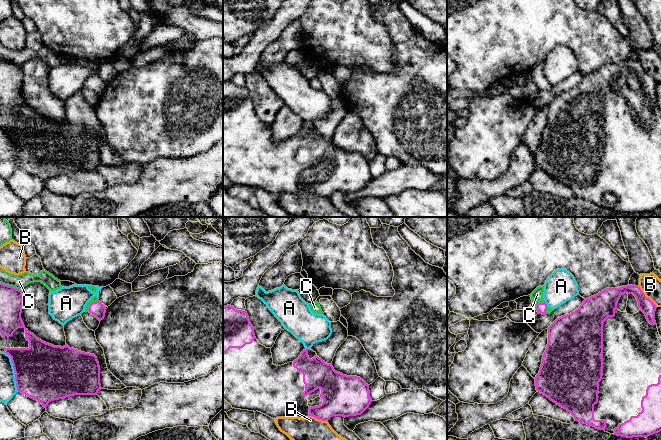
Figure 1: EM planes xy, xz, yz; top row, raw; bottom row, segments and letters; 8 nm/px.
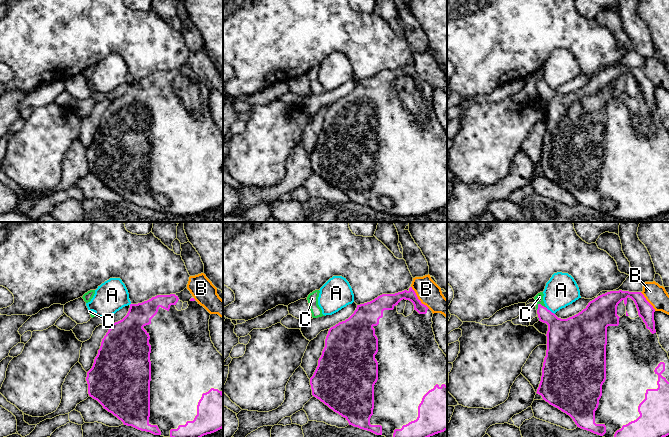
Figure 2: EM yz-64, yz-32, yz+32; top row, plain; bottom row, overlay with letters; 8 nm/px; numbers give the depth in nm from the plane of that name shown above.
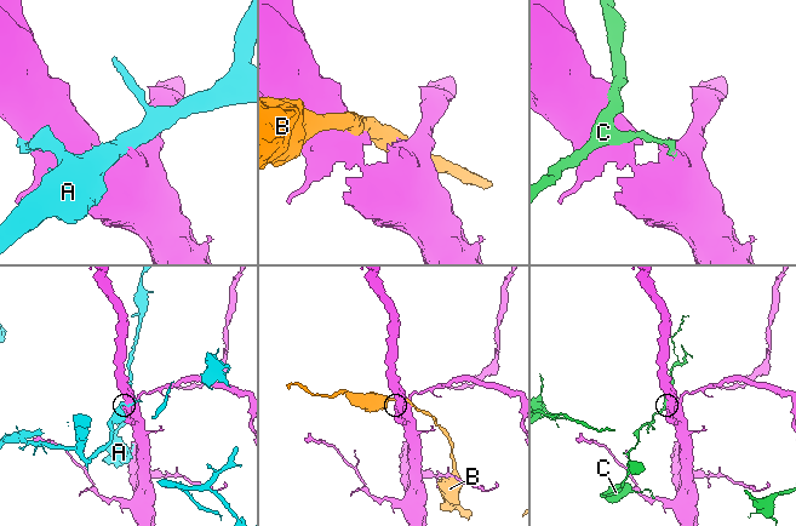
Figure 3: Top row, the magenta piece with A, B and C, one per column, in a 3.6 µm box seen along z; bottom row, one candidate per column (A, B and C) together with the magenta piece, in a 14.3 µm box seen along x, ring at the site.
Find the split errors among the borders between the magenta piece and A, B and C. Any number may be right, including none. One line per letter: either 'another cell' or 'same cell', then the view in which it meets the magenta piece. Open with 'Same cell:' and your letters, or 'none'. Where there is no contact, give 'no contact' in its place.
Same cell: none
A: another cell; contact in xy
B: another cell; contact in yz
C: another cell; contact in yz

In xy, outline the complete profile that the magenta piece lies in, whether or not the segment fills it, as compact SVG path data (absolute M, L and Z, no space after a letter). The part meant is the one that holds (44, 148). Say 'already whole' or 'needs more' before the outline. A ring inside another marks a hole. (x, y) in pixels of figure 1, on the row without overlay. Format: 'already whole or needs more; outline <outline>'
needs more; outline M0 59L0 127L11 133L17 167L37 176L45 184L49 178L69 172L97 171L102 165L97 133L67 120L54 122L37 114L24 102L22 82L22 67Z

